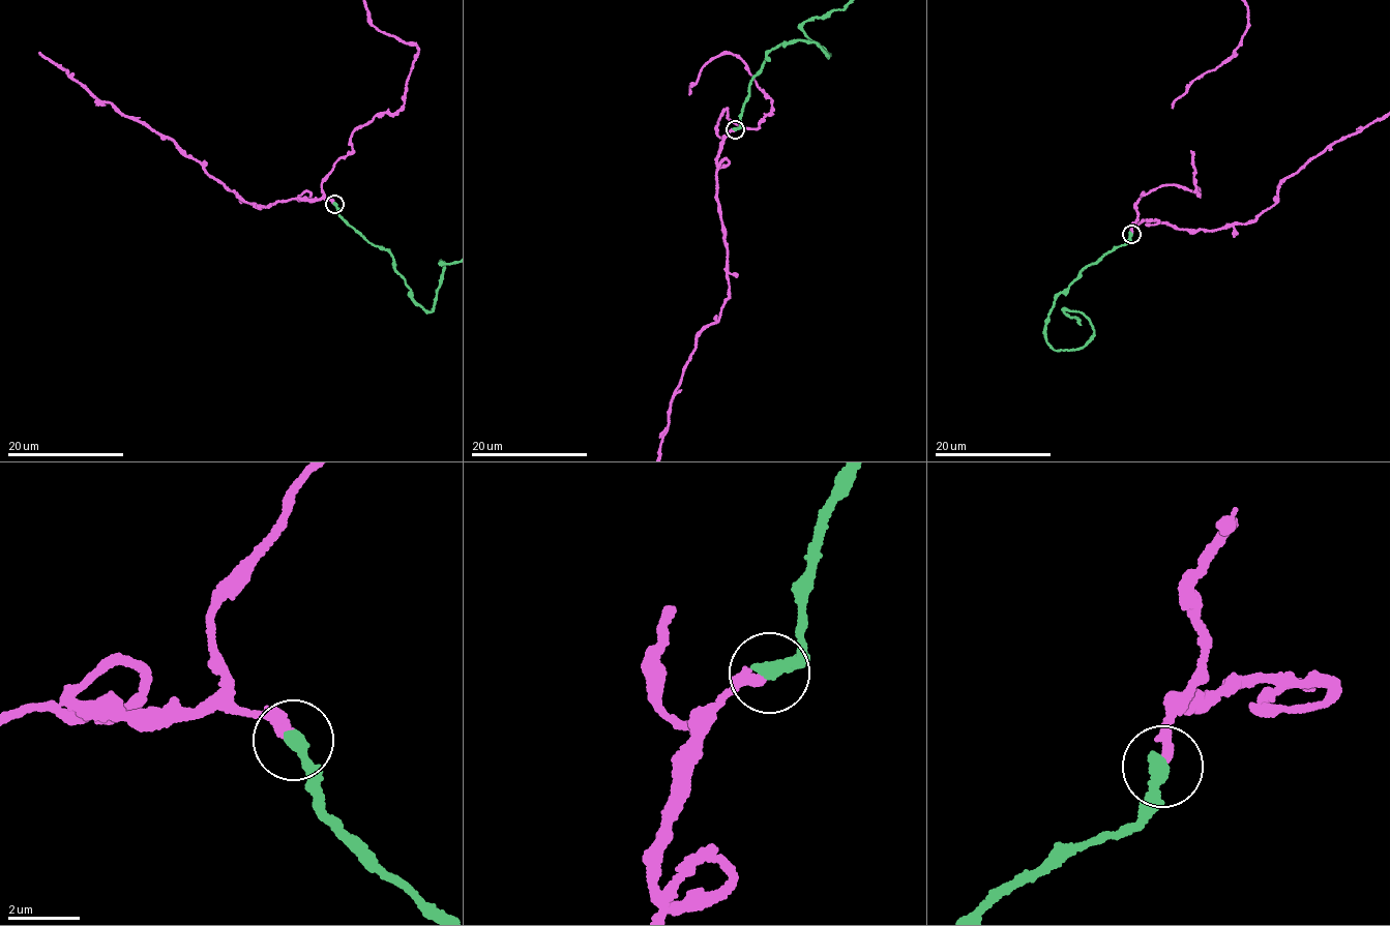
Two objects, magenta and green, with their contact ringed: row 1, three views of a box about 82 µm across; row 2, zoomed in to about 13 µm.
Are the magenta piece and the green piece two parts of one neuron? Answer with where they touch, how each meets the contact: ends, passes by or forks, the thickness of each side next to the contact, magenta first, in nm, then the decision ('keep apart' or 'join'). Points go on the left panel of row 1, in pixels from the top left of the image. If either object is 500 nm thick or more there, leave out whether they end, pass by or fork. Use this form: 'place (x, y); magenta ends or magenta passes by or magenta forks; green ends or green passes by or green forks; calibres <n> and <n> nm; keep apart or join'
place (334, 204); magenta ends; green ends; calibres 280 and 400 nm; join

